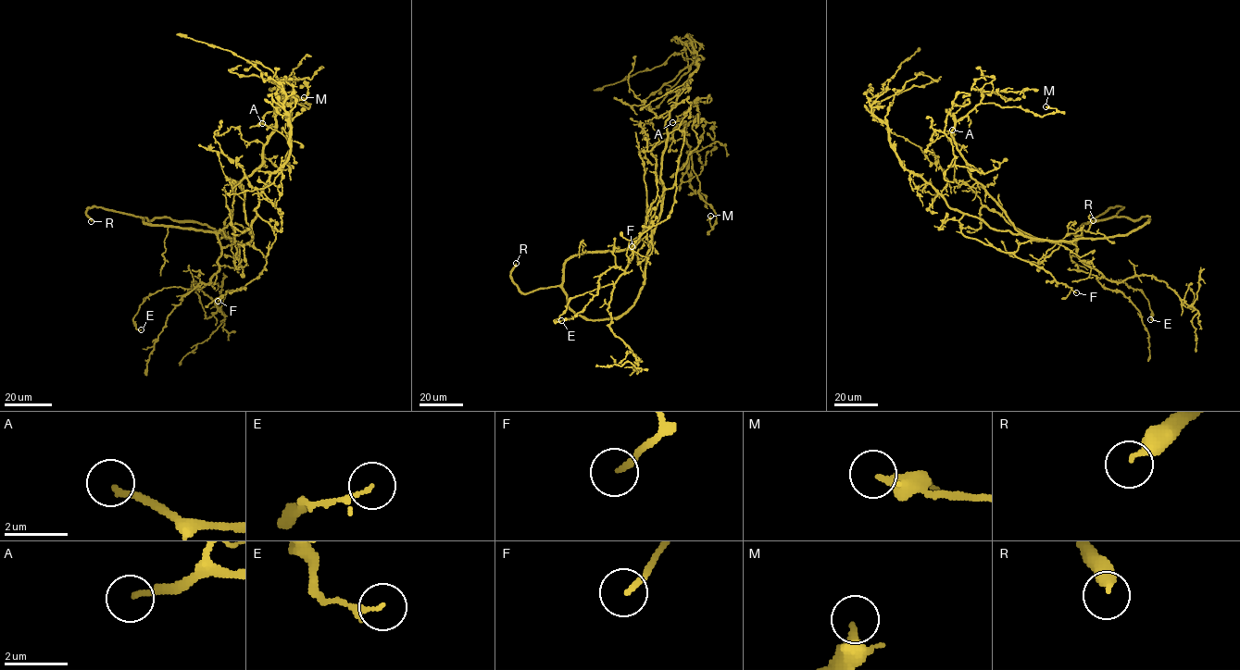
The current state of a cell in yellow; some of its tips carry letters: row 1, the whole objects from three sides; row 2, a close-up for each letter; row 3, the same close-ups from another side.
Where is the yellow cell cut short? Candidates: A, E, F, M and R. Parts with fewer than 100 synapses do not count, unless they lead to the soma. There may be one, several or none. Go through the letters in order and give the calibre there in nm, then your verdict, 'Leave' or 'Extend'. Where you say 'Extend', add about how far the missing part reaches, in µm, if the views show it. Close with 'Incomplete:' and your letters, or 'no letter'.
A: Thickness 170 nm. Extend. Missing length about 45 µm
E: Thickness 80 nm. Leave
F: Thickness 160 nm. Leave
M: Thickness 320 nm. Leave
R: Thickness 320 nm. Extend. Missing length about 150 µm
Incomplete: A, R

